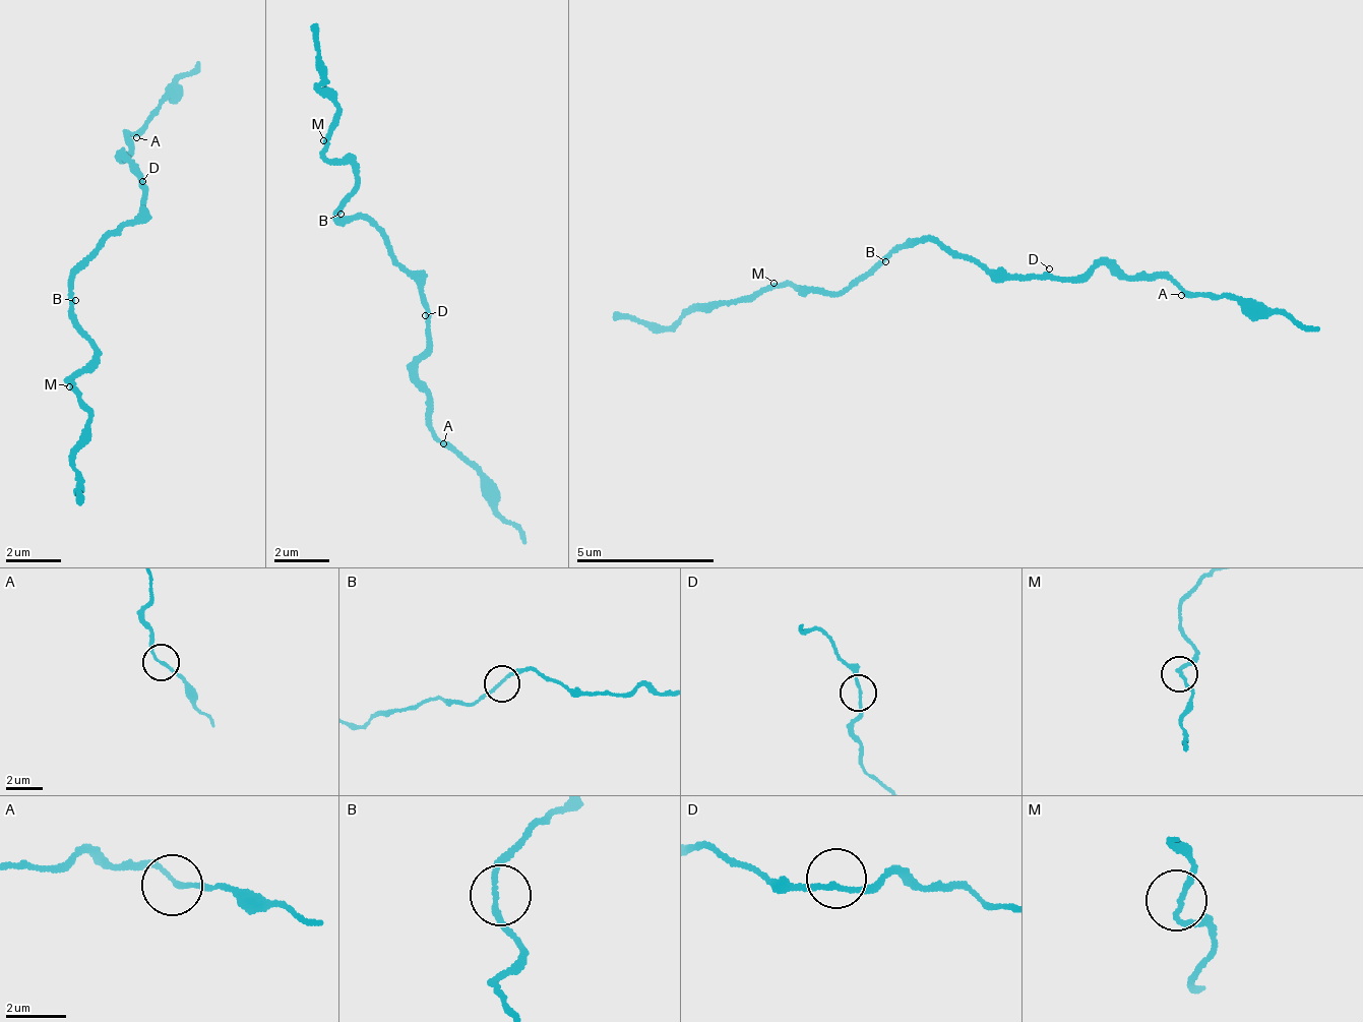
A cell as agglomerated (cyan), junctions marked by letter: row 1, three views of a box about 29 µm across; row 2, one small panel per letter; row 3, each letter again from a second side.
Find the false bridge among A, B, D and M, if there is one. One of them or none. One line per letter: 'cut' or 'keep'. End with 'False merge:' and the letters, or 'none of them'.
A: keep
B: keep
D: keep
M: keep
False merge: none of them

